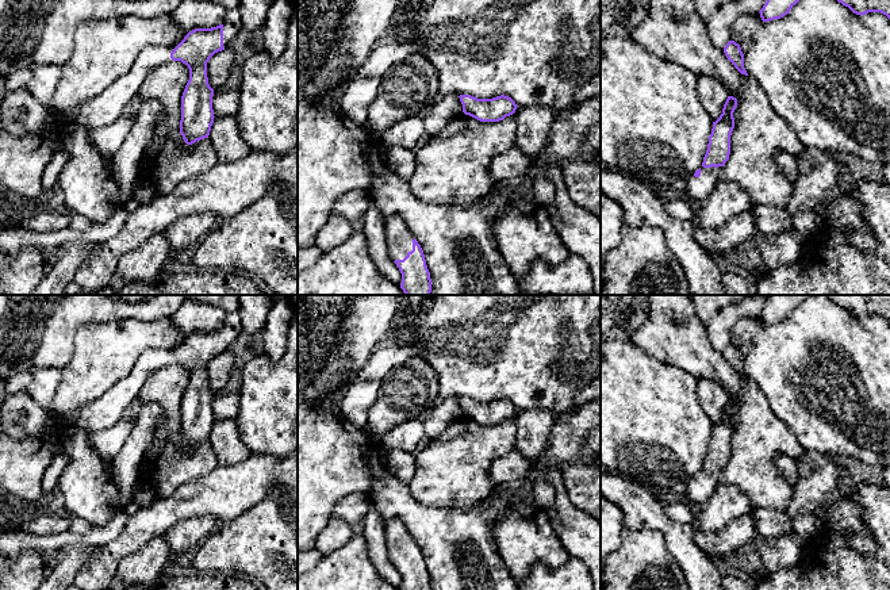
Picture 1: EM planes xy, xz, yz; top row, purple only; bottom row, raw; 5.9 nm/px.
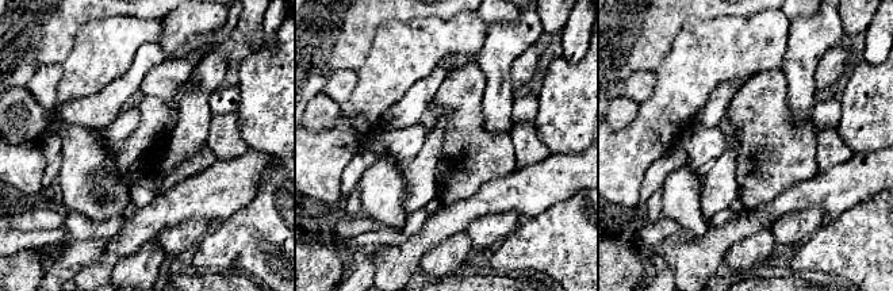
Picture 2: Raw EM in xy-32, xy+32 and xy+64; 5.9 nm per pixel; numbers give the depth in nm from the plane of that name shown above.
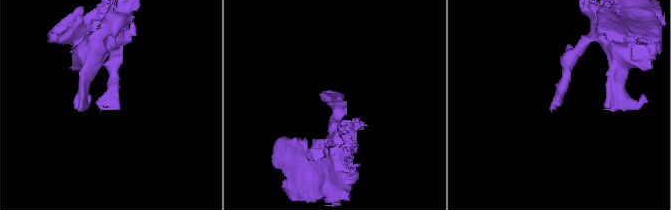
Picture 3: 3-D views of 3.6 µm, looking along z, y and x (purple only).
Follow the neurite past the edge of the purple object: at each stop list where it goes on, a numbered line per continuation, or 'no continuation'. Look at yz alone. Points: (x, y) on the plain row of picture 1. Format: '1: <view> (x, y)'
1: yz (698, 491)

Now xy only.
1: xy (231, 326)
2: xy (103, 413)

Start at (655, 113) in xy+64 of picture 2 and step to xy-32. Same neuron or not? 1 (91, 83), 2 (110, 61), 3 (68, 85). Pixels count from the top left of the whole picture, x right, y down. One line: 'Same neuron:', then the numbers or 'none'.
Same neuron: 1, 2, 3

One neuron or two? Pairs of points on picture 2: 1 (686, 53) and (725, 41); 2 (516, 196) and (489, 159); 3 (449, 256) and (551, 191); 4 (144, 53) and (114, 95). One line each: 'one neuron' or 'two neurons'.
1: one neuron
2: two neurons
3: two neurons
4: one neuron

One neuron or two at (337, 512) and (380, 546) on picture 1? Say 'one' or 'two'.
one

